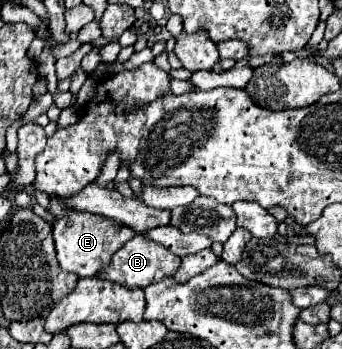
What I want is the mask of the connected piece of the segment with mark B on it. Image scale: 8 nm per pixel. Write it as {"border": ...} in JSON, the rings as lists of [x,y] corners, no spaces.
{"border":[[[135,235],[131,241],[127,241],[111,259],[111,263],[107,265],[107,269],[99,271],[97,277],[103,277],[107,281],[115,281],[121,283],[125,287],[147,287],[155,281],[161,281],[165,277],[171,277],[181,265],[181,257],[173,255],[169,249],[165,249],[163,245],[147,239],[145,235]]]}

